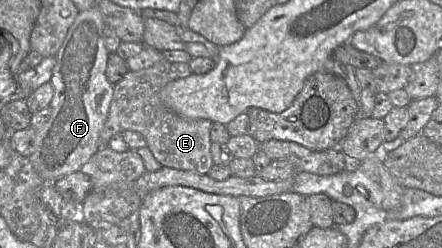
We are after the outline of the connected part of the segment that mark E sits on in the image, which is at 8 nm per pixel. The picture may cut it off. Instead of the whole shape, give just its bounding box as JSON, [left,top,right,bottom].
[99,59,214,174]

